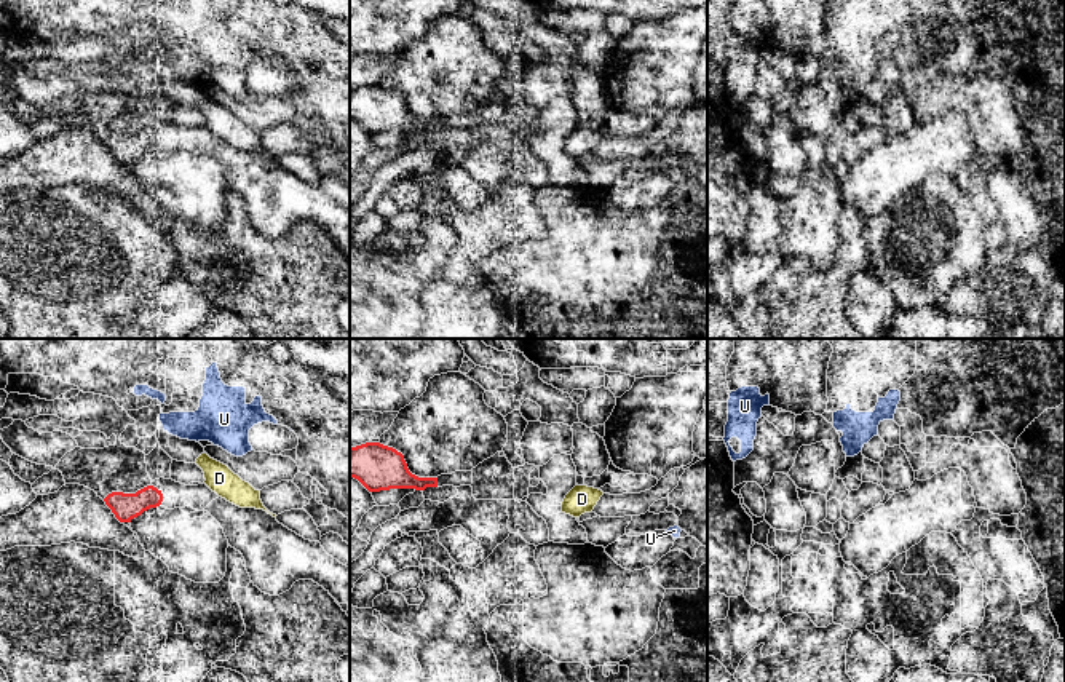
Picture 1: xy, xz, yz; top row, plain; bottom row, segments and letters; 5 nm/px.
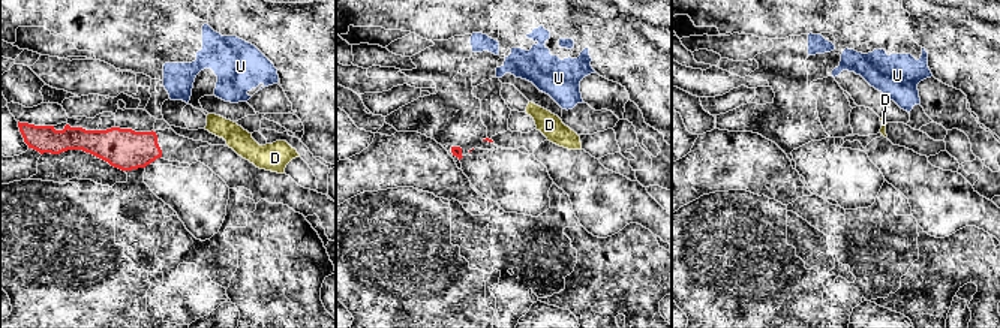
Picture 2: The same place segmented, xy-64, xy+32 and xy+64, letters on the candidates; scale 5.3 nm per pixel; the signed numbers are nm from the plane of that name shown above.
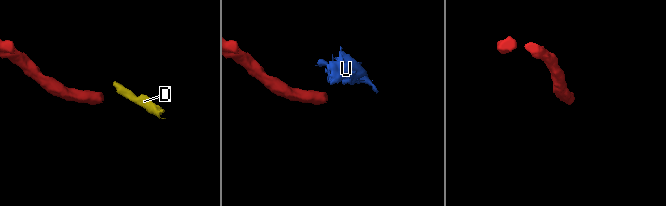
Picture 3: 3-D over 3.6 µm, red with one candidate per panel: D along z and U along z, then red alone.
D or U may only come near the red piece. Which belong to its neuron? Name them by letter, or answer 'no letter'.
no letter

